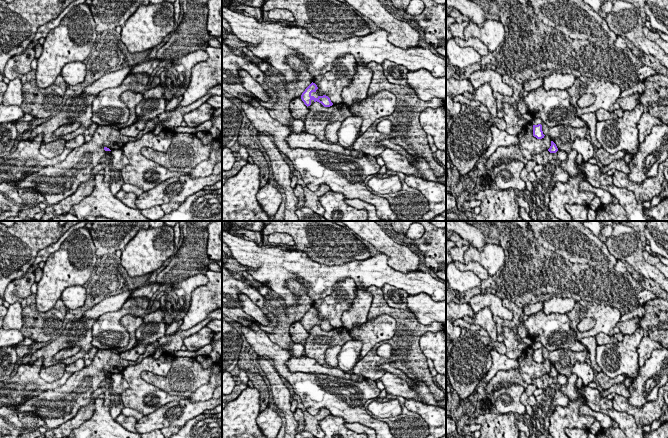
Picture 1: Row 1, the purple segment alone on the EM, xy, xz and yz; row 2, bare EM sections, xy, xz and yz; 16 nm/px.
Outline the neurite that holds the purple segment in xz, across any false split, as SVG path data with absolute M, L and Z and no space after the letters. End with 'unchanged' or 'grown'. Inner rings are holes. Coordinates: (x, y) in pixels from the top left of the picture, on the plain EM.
M313 306L302 317L301 323L307 331L312 329L316 325L321 327L324 331L330 331L333 329L333 327L331 326L331 324L328 320L326 320L326 319L319 320L318 319L318 311Z; grown

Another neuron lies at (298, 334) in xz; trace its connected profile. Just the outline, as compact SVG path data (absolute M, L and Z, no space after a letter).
M301 320L295 321L289 327L291 340L296 344L301 344L305 347L306 339L310 336L307 330L301 323Z

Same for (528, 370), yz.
M527 346L518 358L519 368L508 371L498 371L496 375L487 383L485 393L493 394L501 388L507 388L510 384L519 384L527 388L536 378L548 374L551 370L551 362L545 359L542 363L533 360L533 348Z

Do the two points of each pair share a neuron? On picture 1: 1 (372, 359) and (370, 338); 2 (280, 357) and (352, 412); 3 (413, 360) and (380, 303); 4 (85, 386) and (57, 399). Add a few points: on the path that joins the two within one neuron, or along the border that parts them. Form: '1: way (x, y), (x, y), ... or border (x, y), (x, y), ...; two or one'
1: border (392, 337), (377, 342), (359, 360); two
2: way (291, 377), (316, 391), (323, 391), (332, 395); one
3: way (408, 345), (408, 327), (395, 314); one
4: way (78, 390), (68, 399), (64, 399); one

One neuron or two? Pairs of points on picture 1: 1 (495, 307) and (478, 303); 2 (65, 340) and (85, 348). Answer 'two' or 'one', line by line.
1: one
2: one

